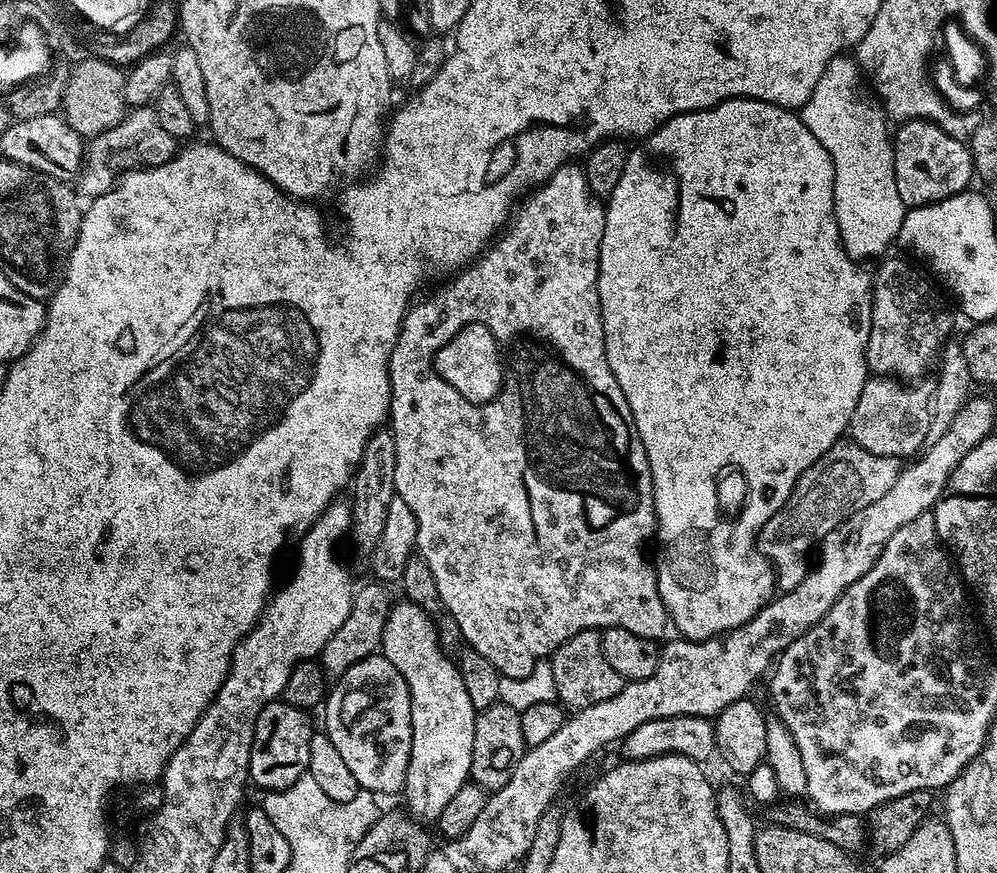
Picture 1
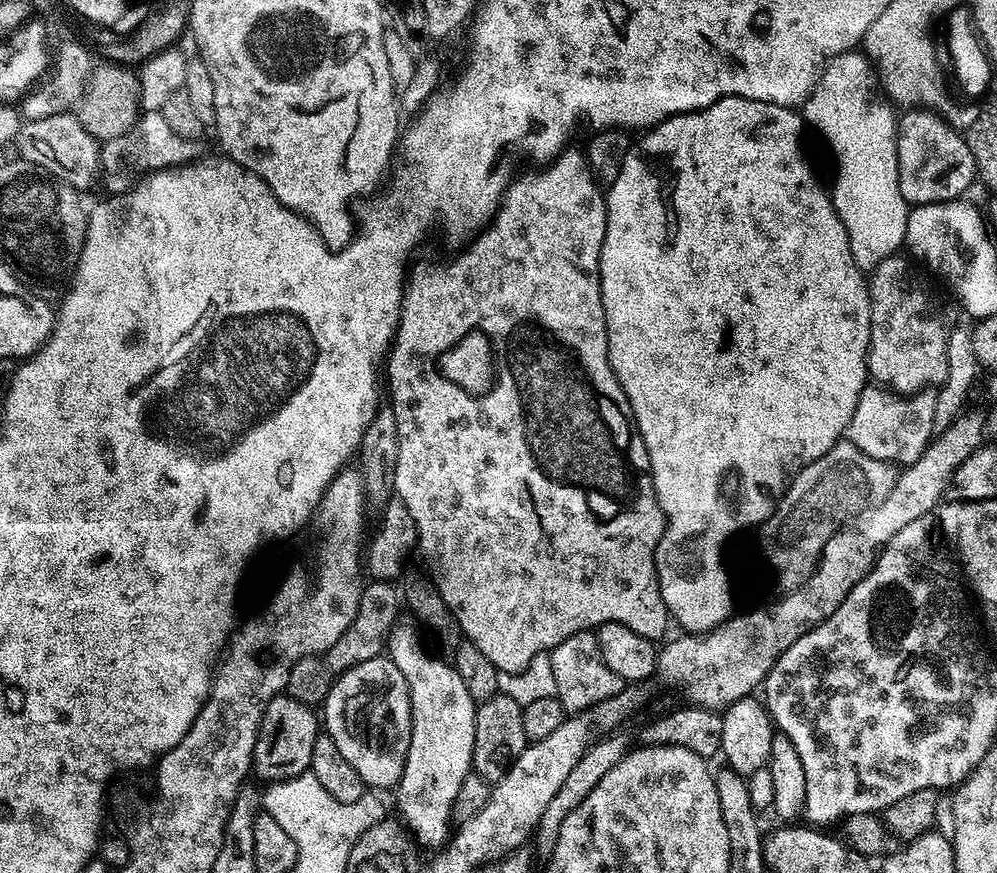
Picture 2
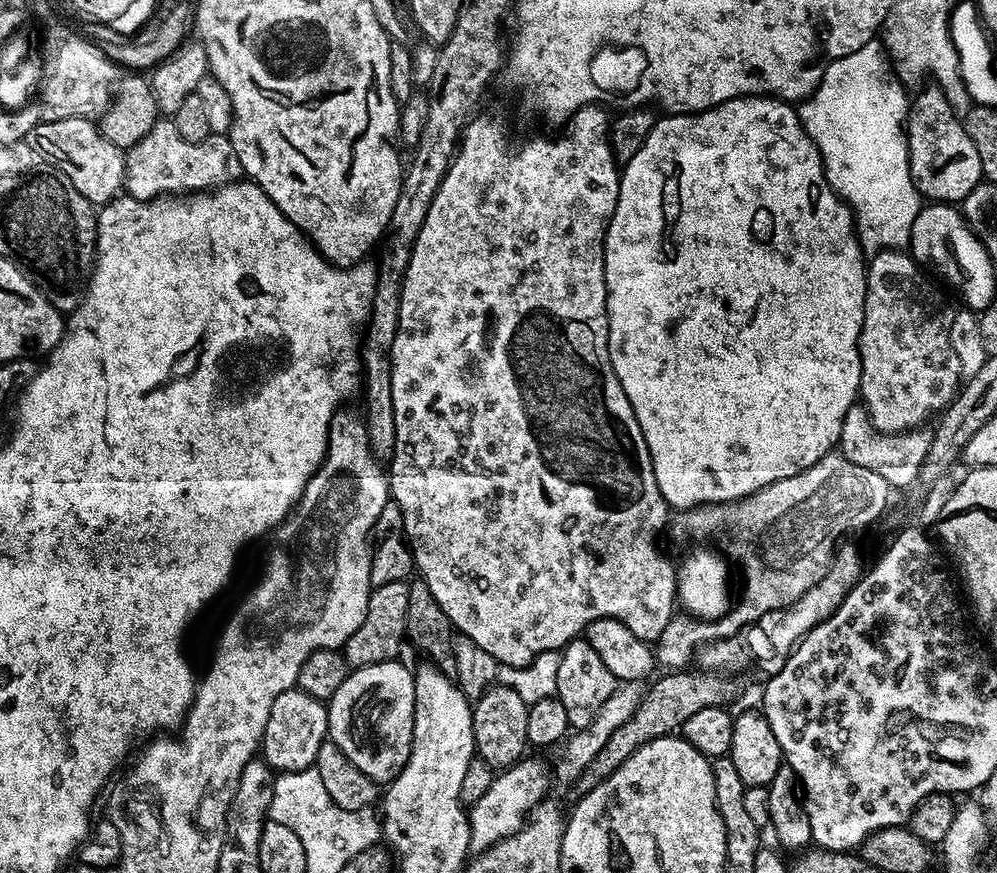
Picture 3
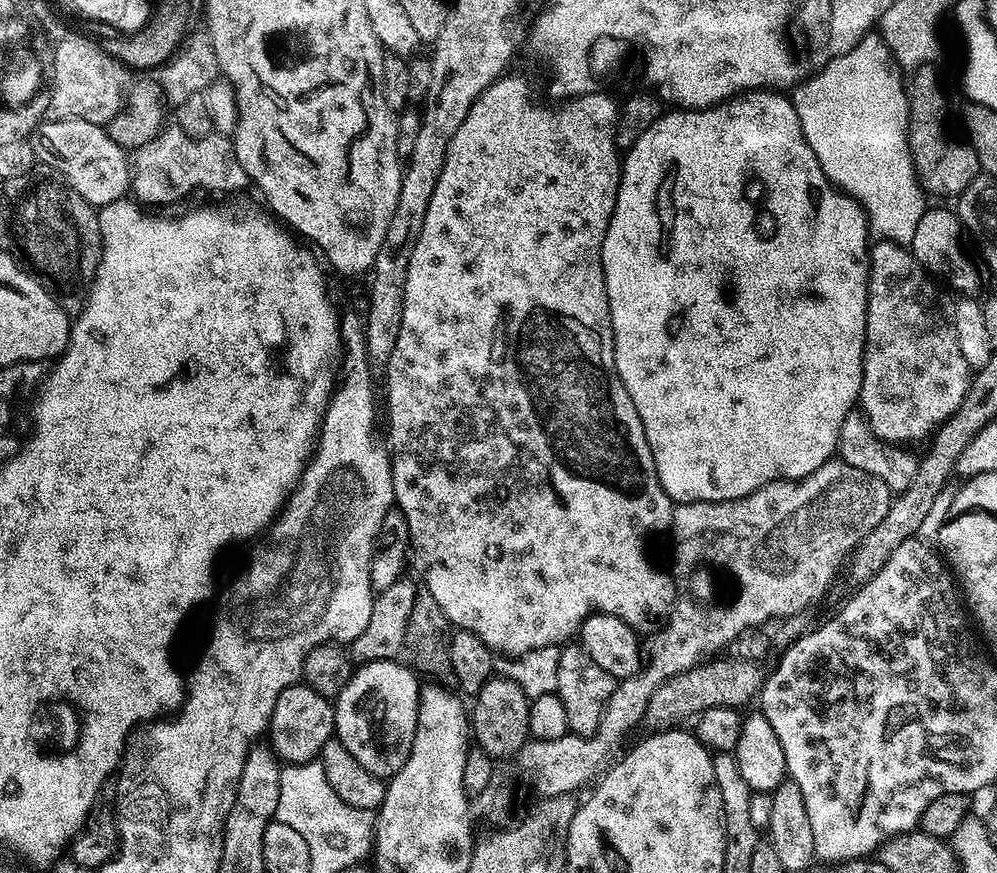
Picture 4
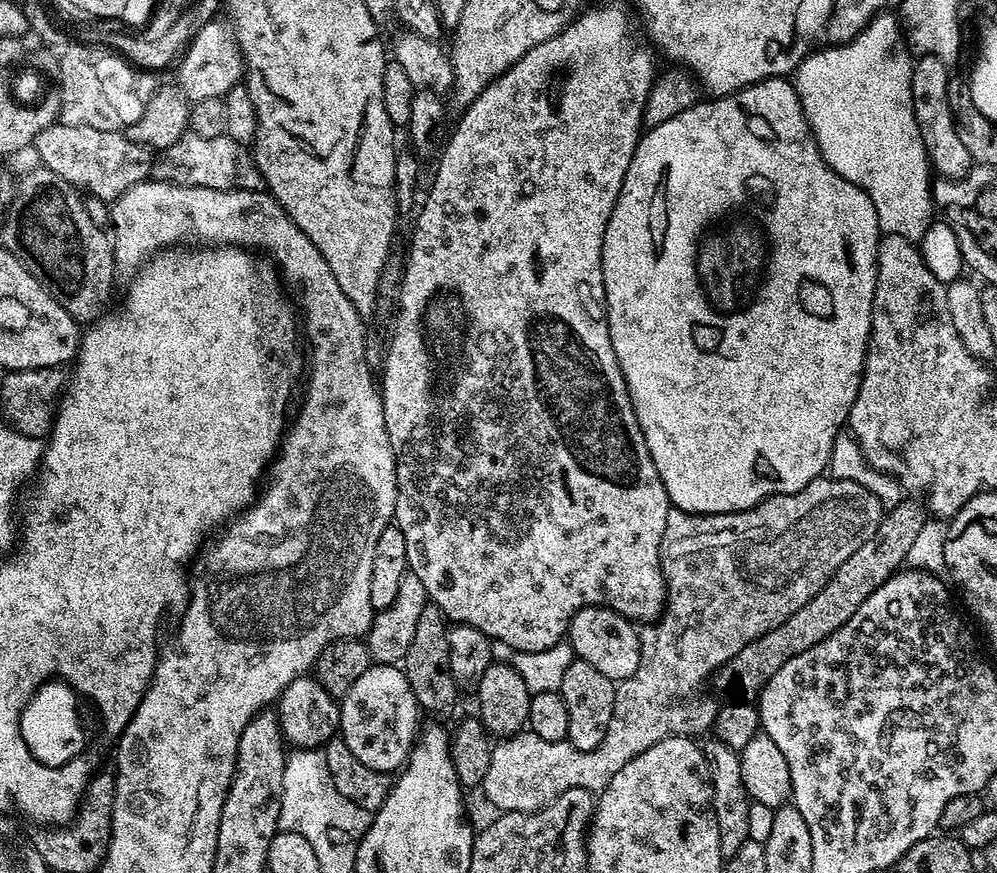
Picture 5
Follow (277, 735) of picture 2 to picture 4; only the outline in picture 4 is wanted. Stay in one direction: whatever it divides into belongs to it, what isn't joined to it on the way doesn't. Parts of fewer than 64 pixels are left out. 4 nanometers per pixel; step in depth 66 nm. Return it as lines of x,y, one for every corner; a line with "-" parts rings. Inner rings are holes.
303,682
291,684
278,694
266,729
270,747
281,761
288,764
307,764
319,757
322,746
333,739
336,730
336,709
327,696
318,694

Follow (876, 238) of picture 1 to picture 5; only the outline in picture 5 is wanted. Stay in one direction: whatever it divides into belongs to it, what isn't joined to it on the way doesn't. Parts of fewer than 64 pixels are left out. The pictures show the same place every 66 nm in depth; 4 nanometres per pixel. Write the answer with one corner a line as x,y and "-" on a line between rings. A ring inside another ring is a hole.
877,15
848,43
824,46
805,55
796,67
794,87
821,158
839,176
846,178
846,182
861,188
870,202
874,202
881,233
919,242
934,223
933,181
928,180
928,155
920,137
920,127
916,124
916,115
912,112
912,93
908,91
912,86
913,61
908,60
907,54
900,49
900,40
902,44
902,29
897,17

